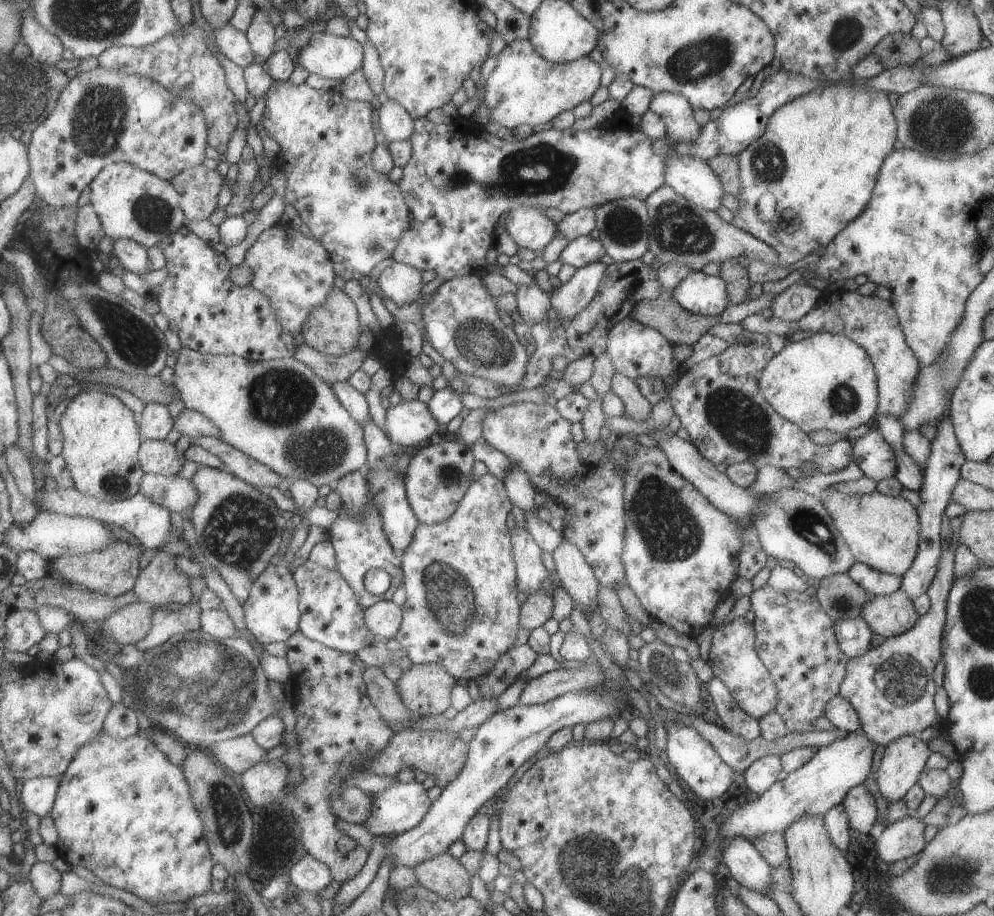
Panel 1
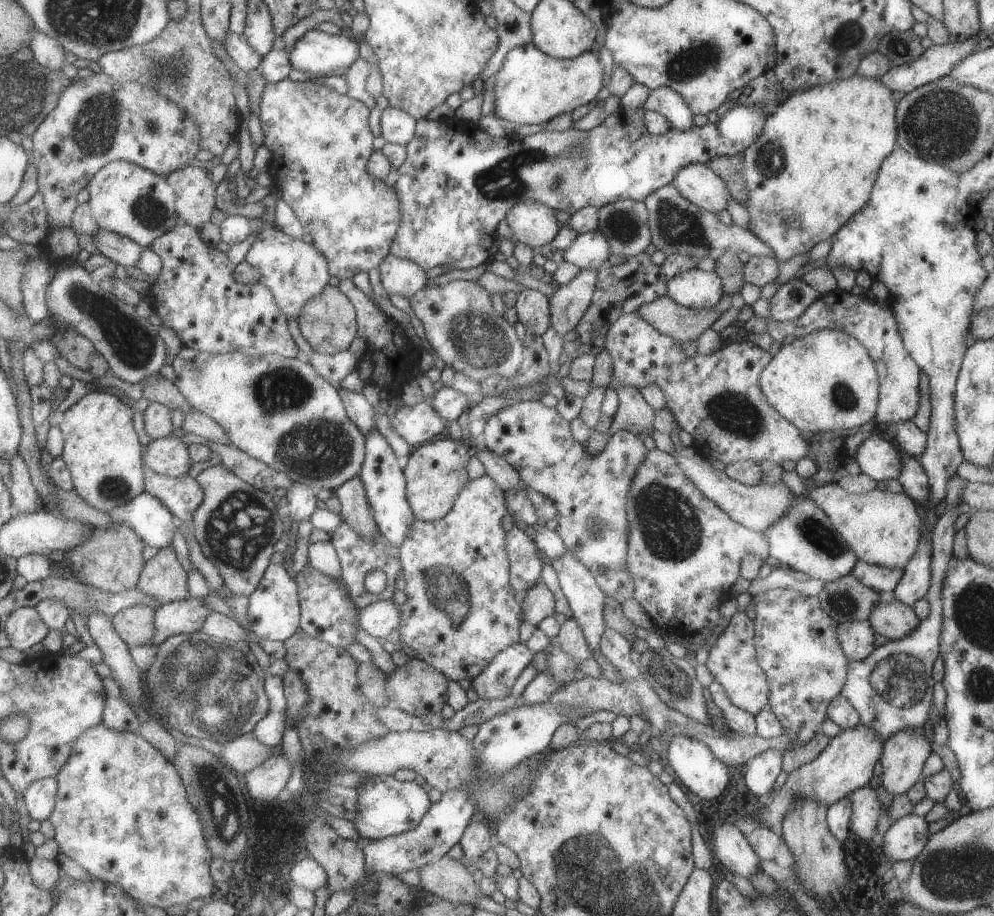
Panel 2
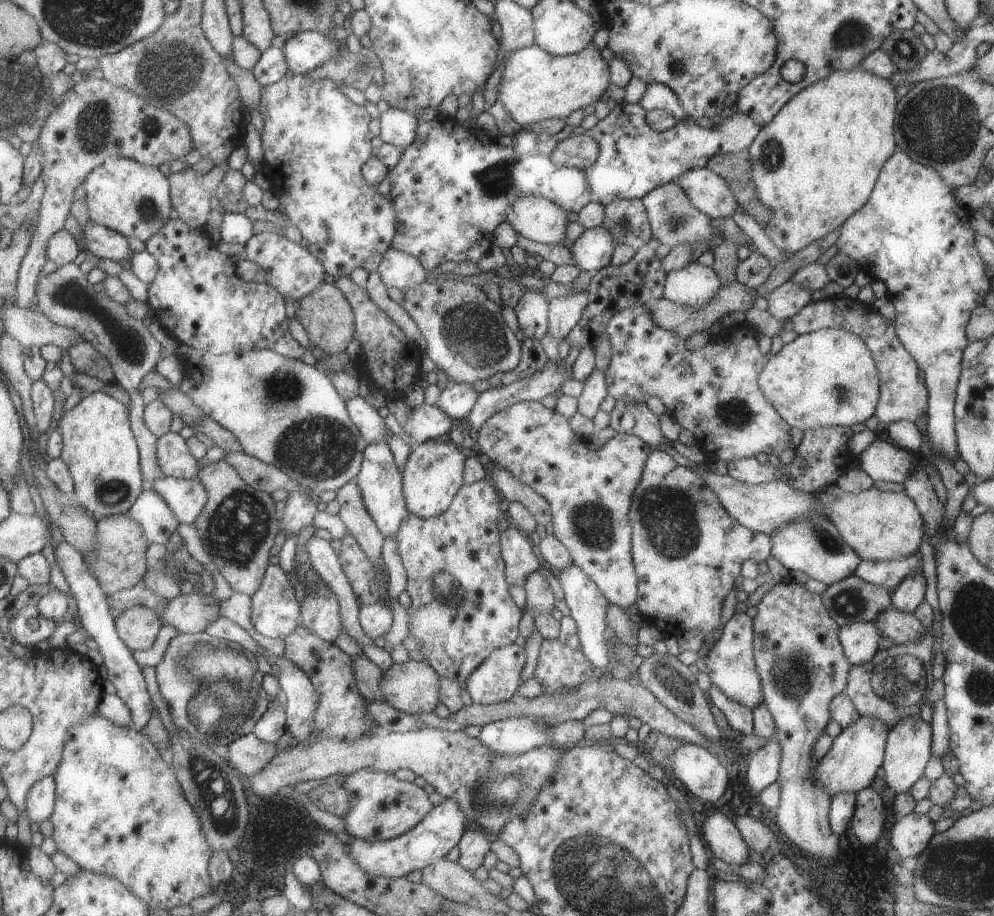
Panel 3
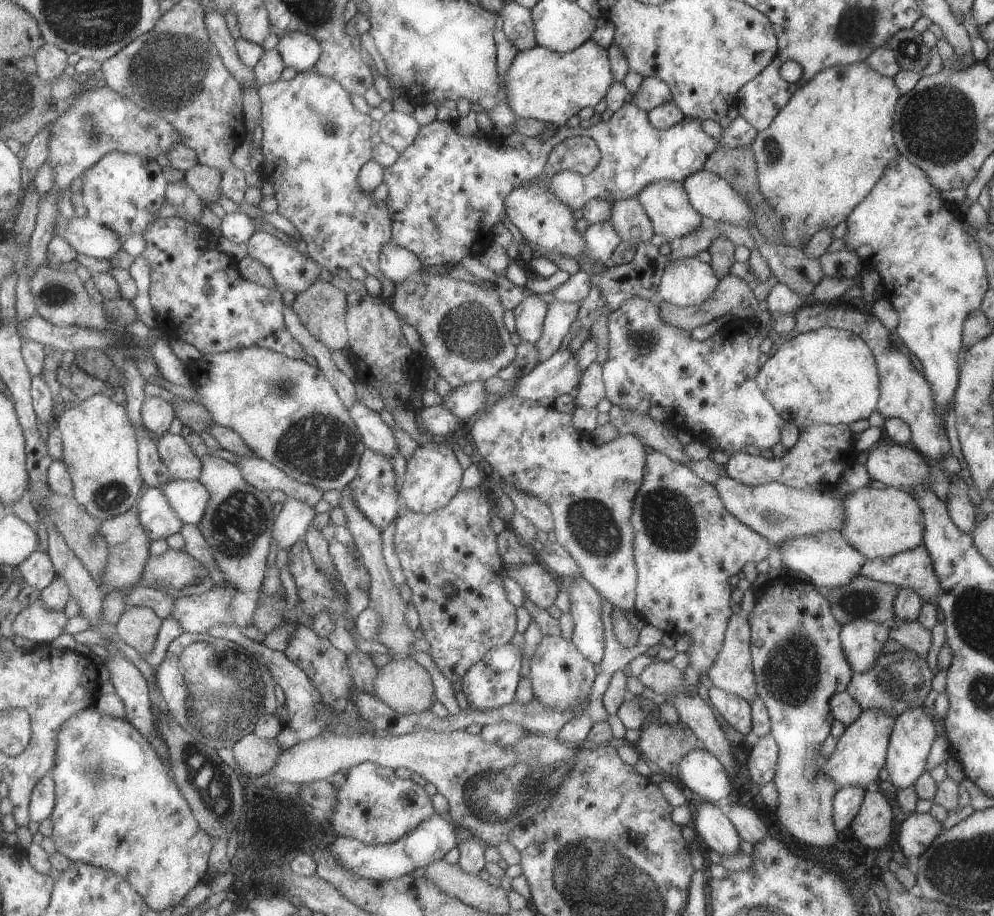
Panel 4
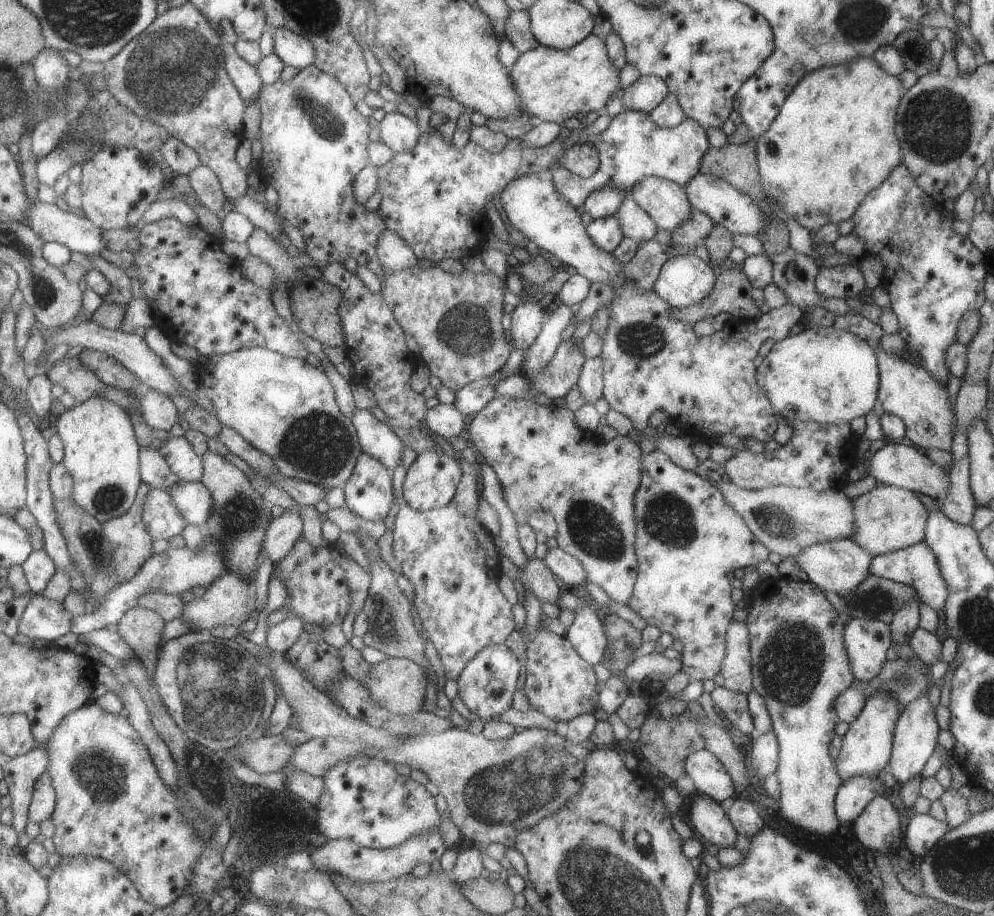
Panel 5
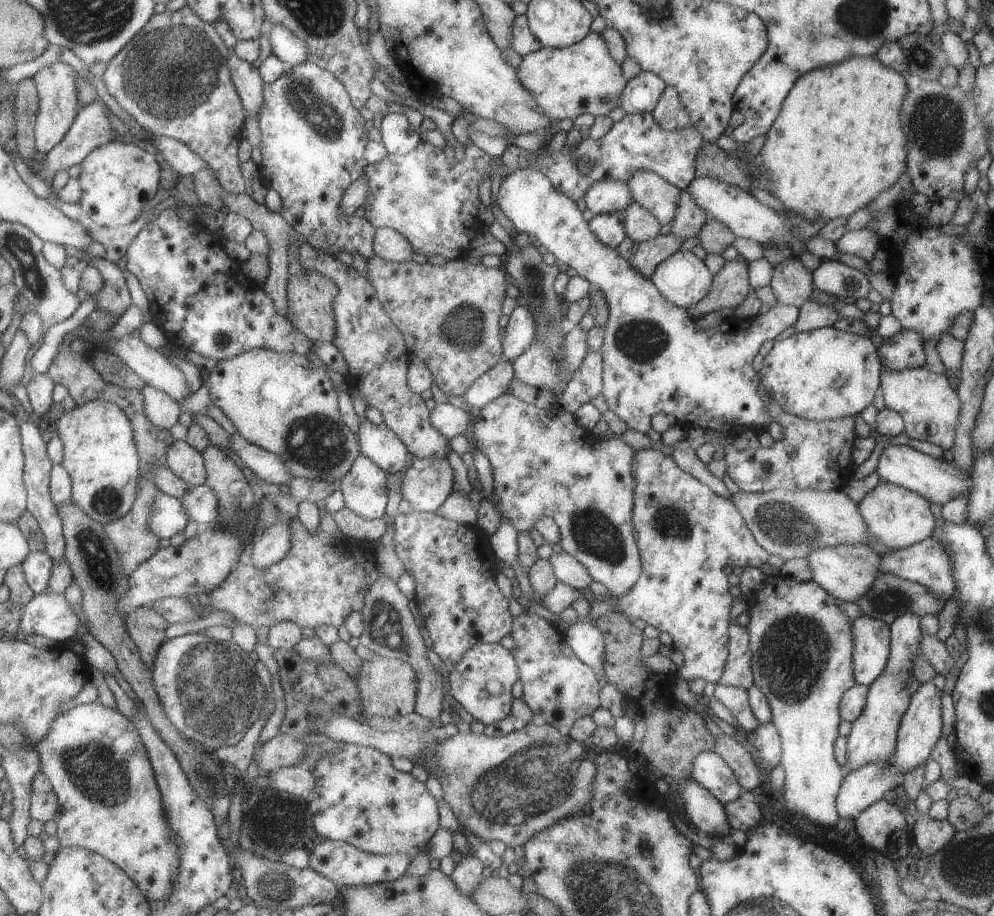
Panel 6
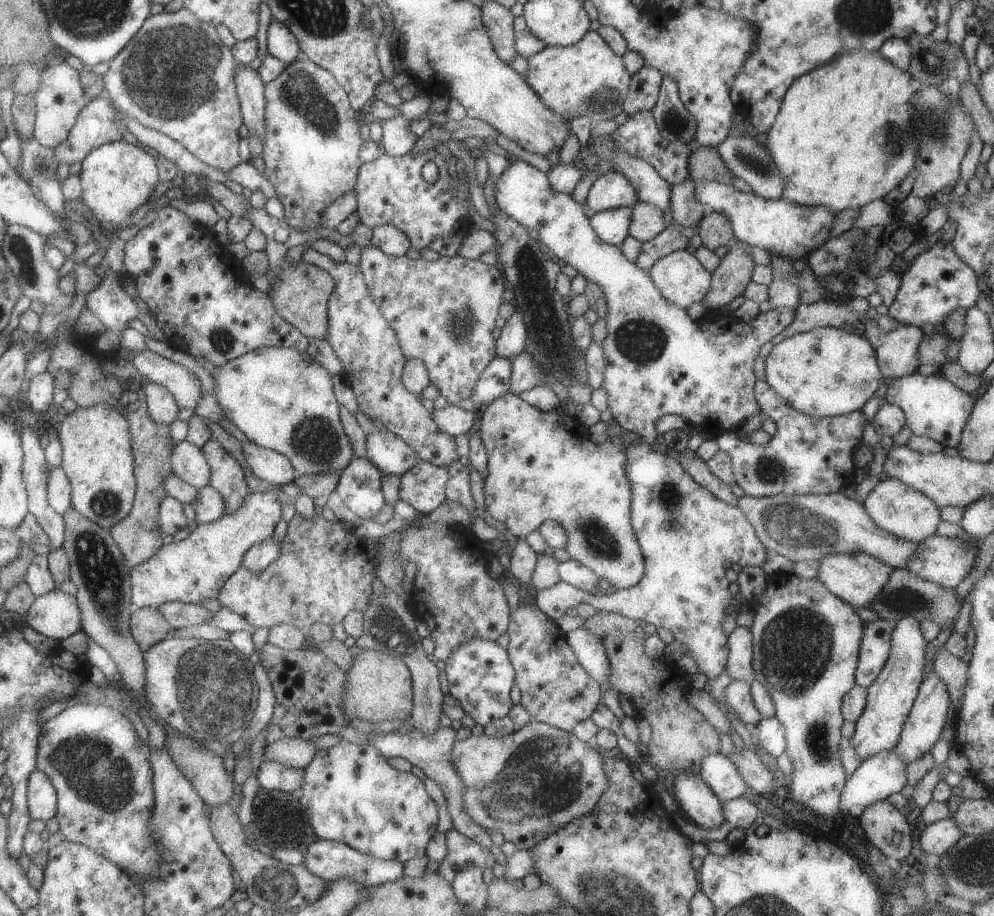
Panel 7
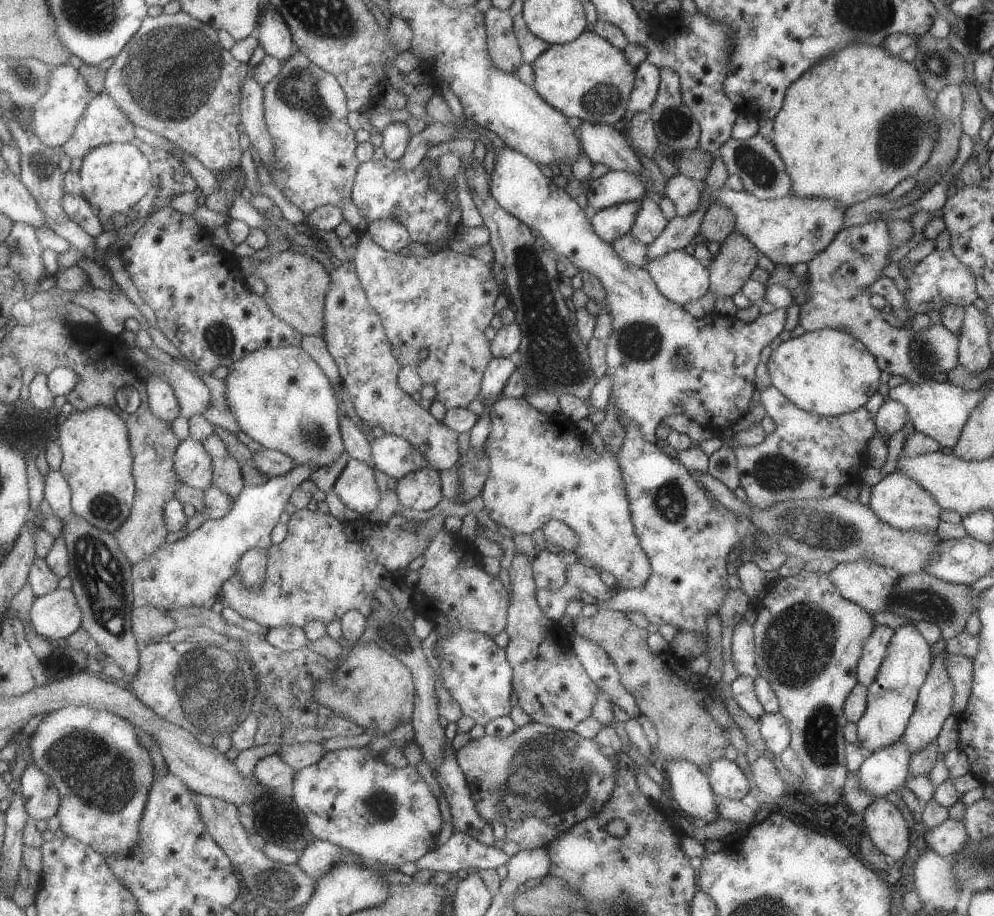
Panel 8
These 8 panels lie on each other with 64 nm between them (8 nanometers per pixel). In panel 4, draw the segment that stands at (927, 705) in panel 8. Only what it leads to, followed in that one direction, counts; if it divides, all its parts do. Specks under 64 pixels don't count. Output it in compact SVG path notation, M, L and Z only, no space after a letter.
M913 706L894 720L893 729L888 741L885 756L885 769L889 780L897 790L907 788L926 771L925 762L929 755L931 744L935 740L935 722L932 716L925 714L922 706Z

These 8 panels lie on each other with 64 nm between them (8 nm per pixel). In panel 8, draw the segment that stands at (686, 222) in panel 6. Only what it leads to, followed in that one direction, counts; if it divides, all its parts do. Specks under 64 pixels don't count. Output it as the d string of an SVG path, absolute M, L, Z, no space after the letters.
M683 174L671 176L665 184L665 197L675 206L679 218L689 216L699 206L699 183L690 180Z

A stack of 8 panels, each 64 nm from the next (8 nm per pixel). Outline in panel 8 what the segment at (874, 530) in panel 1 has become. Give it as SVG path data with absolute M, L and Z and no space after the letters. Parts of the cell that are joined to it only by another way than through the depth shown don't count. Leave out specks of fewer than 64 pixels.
M893 472L881 478L875 486L870 488L869 501L867 506L869 510L885 524L909 532L909 530L917 530L917 532L933 532L941 523L939 519L940 508L935 503L935 500L929 496L919 486L915 484L909 476L905 476L903 472Z

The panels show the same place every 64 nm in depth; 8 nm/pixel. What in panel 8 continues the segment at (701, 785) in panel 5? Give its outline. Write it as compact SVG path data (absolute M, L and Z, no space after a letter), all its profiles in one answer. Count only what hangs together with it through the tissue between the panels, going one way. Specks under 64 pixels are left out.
M713 758L709 762L709 772L705 774L707 782L718 798L747 800L750 789L747 778L735 762L724 758Z

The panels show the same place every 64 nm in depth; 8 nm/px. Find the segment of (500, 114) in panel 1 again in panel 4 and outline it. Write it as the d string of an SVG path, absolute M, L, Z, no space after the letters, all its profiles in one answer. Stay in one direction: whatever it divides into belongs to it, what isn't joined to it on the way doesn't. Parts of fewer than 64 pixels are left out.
M589 39L567 54L557 54L541 45L519 52L505 76L505 92L507 102L519 120L536 119L563 128L581 109L593 109L614 81L606 49Z

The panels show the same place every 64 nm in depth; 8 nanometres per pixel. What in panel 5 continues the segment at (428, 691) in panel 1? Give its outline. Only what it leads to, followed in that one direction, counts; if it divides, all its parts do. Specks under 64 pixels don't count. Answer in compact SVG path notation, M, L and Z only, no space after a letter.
M387 658L371 668L370 682L367 689L371 692L371 698L377 700L383 708L387 708L391 714L409 715L423 711L425 706L425 694L429 688L429 678L423 666L407 658Z

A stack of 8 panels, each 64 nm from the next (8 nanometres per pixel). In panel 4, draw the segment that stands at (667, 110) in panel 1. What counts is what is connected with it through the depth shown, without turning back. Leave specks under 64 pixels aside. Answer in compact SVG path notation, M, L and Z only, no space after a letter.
M649 76L642 78L639 90L635 94L631 94L631 96L627 94L625 102L635 104L637 108L647 113L661 104L669 104L671 100L671 90L665 85L665 82Z

